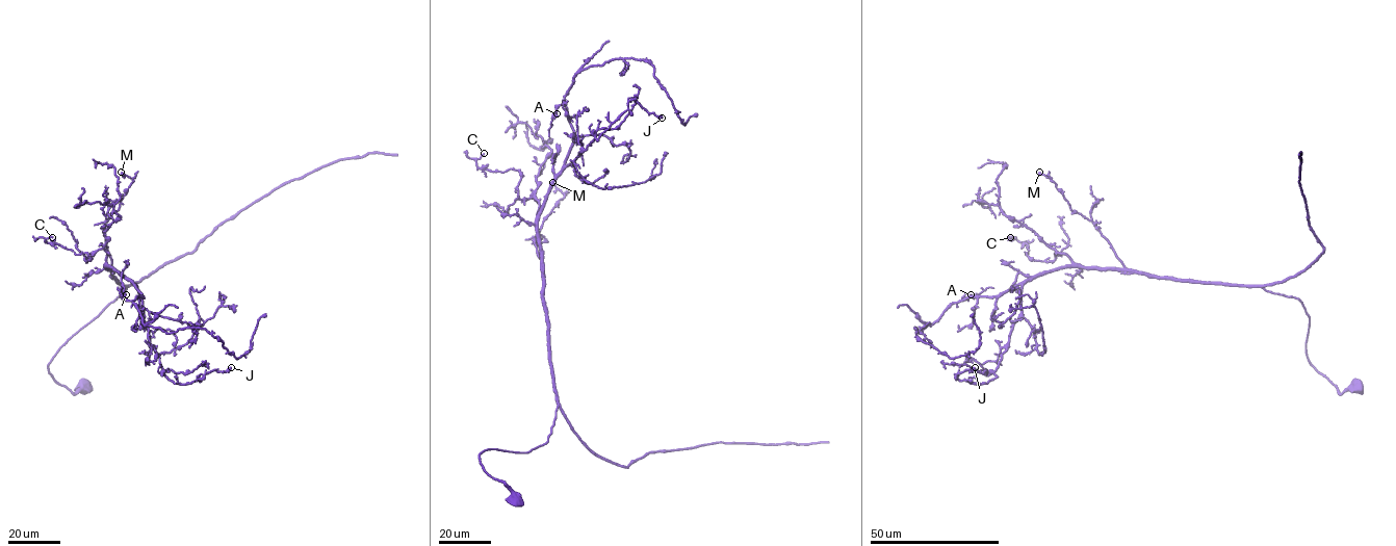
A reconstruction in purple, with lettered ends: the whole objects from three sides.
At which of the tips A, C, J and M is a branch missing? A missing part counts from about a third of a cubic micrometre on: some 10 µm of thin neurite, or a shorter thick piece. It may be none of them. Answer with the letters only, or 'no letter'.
no letter

